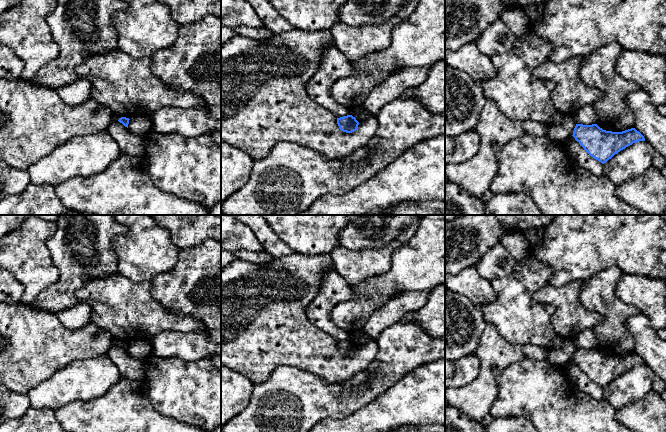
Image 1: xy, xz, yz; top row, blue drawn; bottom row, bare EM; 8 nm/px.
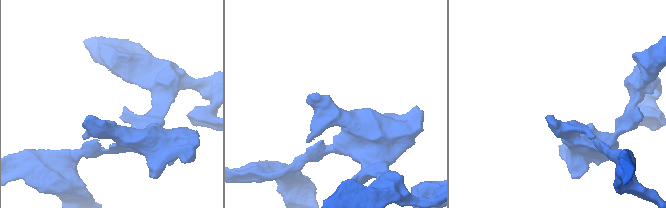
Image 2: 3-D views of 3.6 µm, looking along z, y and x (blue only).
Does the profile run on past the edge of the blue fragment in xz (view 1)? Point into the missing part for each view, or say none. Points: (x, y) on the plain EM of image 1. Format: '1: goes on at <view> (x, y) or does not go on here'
1: does not go on here

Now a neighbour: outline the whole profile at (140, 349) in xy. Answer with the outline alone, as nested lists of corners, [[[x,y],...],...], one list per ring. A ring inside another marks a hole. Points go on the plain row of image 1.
[[[146,340],[130,342],[128,353],[135,359],[143,361],[149,354],[152,353],[152,345]]]

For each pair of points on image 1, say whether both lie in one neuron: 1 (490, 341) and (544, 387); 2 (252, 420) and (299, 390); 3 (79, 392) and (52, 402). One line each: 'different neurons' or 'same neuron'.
1: different neurons
2: same neuron
3: same neuron

